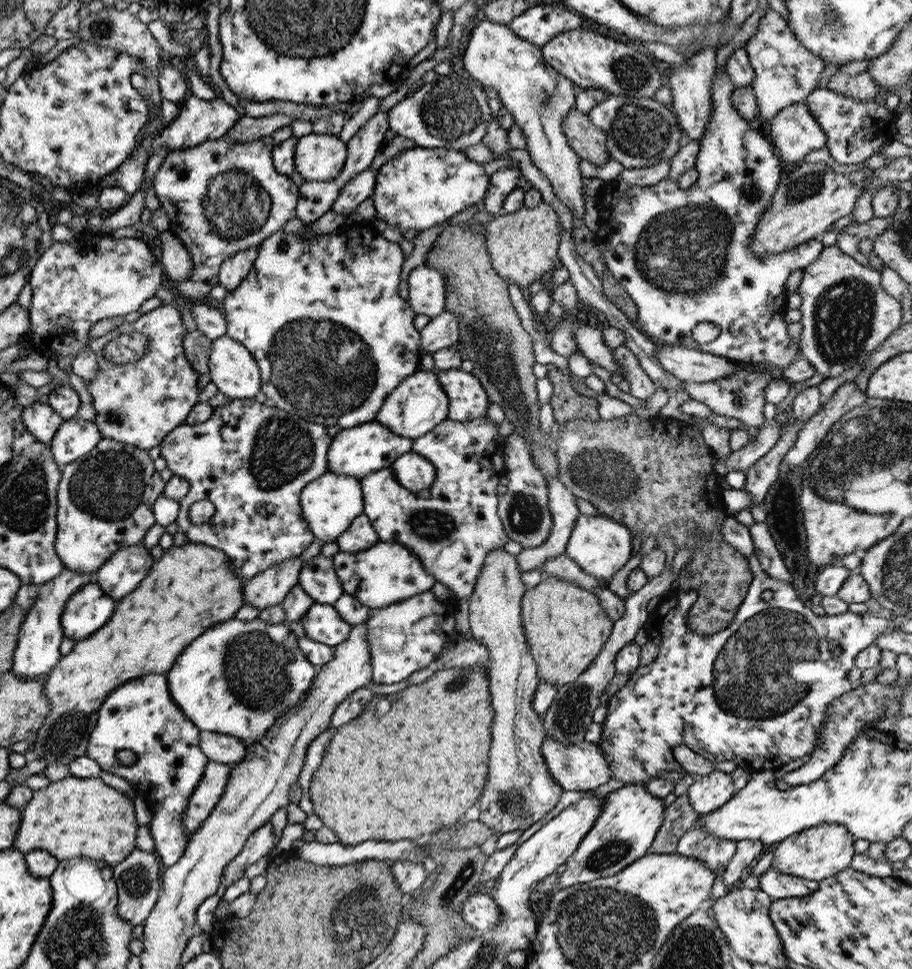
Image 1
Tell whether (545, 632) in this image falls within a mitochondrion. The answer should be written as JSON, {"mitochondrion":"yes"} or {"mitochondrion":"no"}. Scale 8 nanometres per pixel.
{"mitochondrion":"no"}

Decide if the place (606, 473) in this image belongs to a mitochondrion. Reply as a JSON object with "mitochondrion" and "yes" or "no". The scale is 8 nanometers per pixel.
{"mitochondrion":"yes"}

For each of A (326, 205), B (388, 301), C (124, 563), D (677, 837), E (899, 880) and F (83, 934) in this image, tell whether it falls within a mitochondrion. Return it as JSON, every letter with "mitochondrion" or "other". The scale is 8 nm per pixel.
{"A":"other","B":"other","C":"other","D":"other","E":"other","F":"mitochondrion"}

